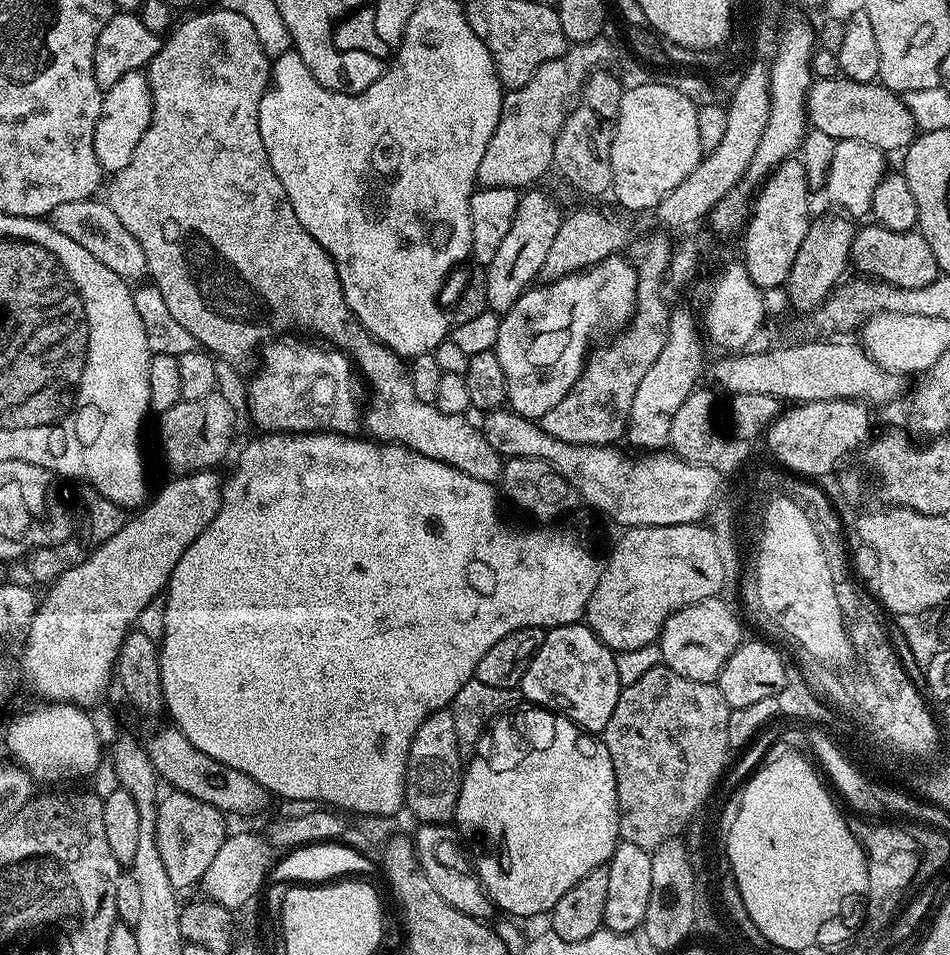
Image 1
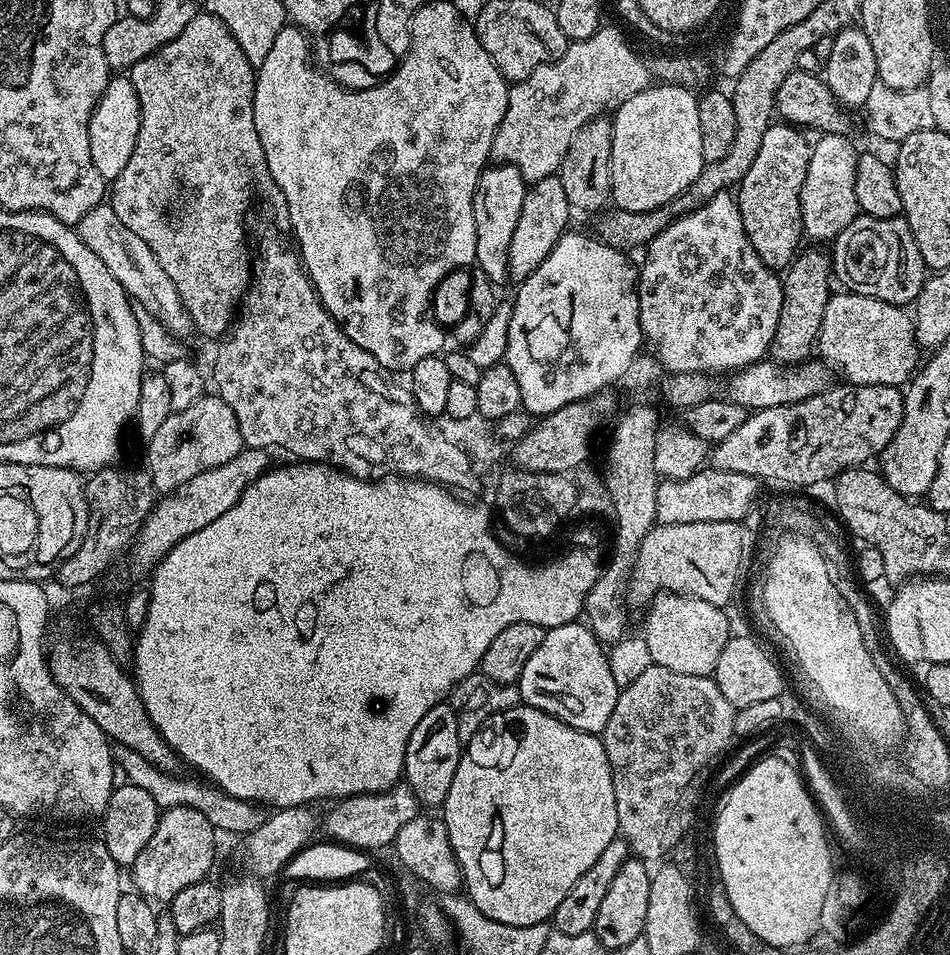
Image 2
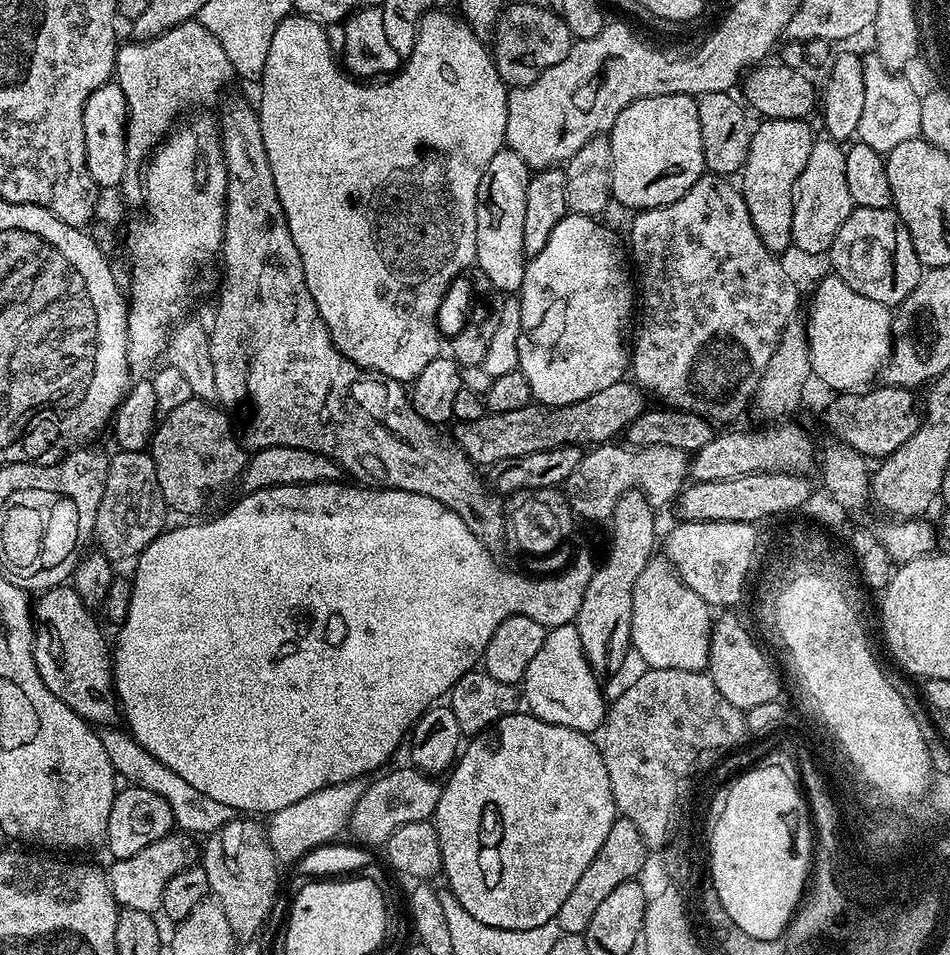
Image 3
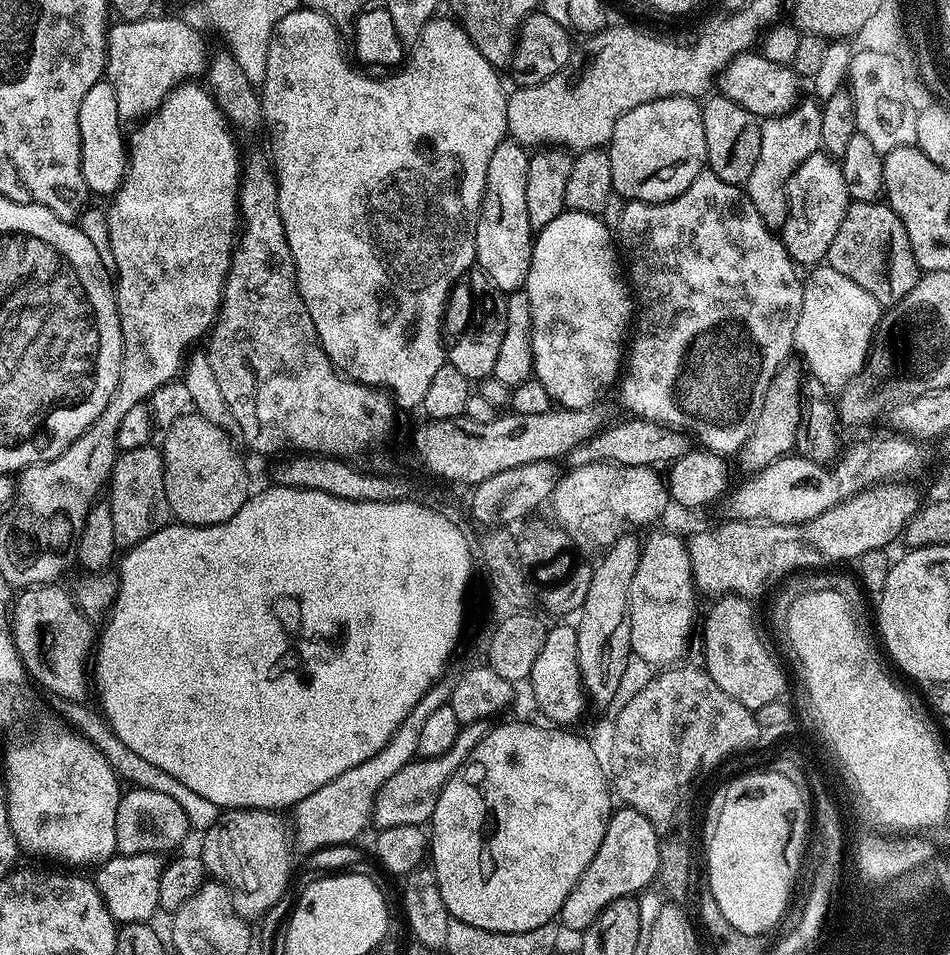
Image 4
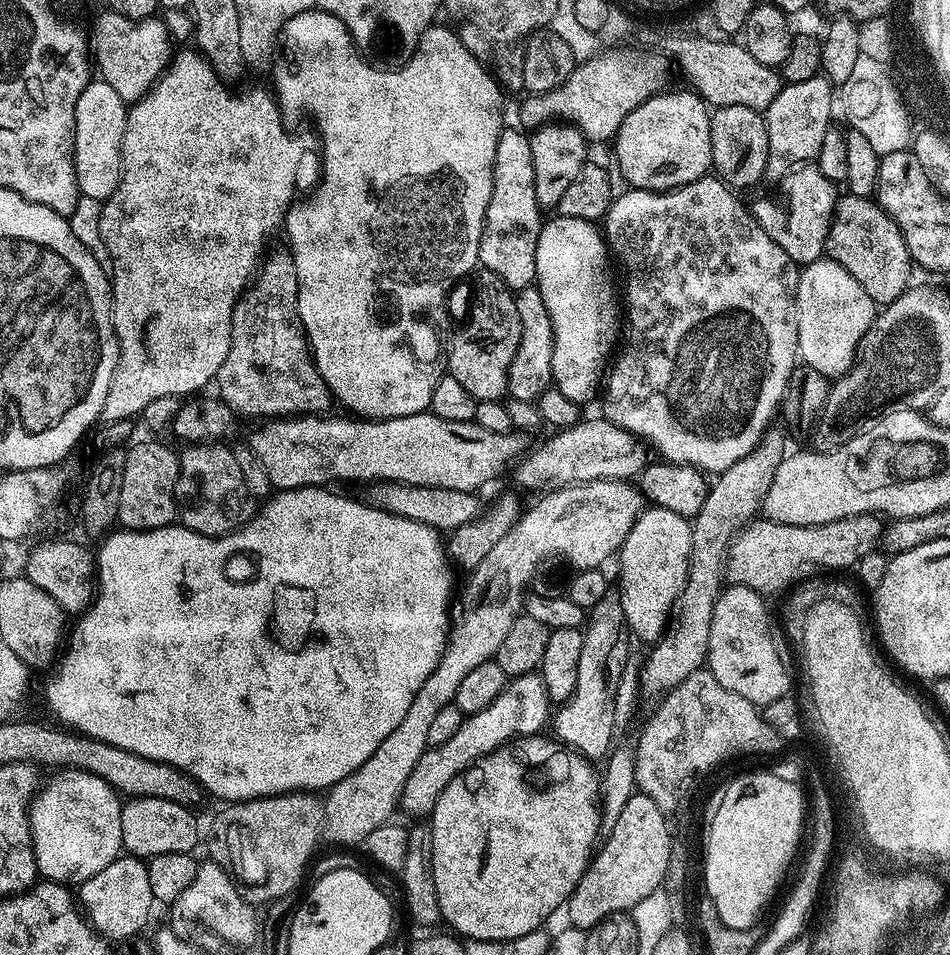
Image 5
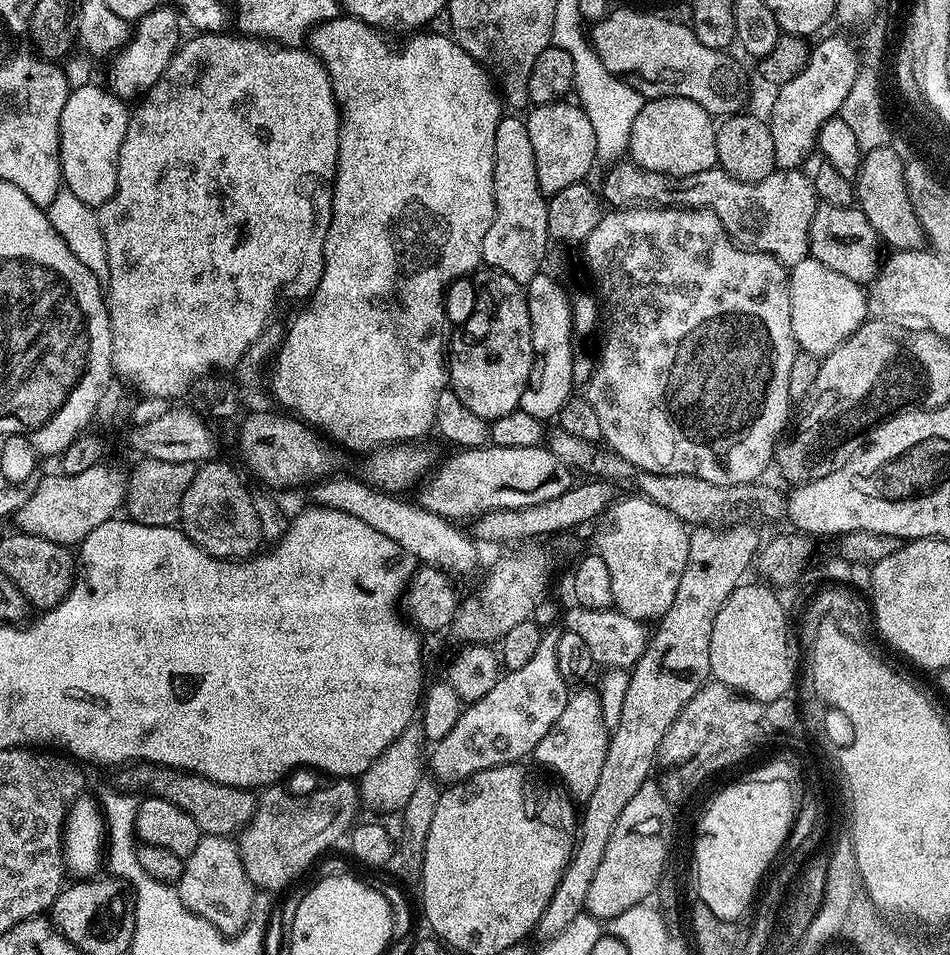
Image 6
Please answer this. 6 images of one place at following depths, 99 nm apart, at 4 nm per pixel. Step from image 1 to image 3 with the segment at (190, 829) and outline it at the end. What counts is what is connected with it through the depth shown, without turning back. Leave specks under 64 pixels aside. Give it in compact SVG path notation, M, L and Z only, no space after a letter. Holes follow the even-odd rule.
M169 834L158 838L158 842L150 842L146 850L138 850L125 860L117 860L107 869L110 890L114 894L117 905L120 908L130 910L146 910L155 913L160 908L162 894L166 890L166 884L170 878L182 870L193 867L198 860L198 844L191 835ZM178 835L178 836L176 836Z

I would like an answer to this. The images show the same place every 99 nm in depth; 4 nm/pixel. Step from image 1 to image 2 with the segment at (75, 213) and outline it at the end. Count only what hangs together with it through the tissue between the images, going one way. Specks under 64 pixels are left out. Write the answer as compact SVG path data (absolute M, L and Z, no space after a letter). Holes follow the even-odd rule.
M109 203L100 204L90 213L83 215L76 229L82 242L101 258L106 270L117 278L129 299L142 304L178 338L184 340L187 339L186 336L193 335L195 324L189 318L189 312L184 308L178 290L174 289L174 282L170 281L162 266L159 266L157 256L150 246L142 241L134 230L123 225L121 218L115 214Z

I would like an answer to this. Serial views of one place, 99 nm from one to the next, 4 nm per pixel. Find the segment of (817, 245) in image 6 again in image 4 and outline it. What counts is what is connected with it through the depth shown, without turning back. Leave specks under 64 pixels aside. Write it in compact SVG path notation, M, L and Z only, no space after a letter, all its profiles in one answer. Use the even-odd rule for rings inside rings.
M857 200L849 203L846 218L842 218L842 226L838 226L834 242L830 242L826 264L838 270L838 274L846 274L846 278L858 282L866 294L874 294L882 306L897 304L903 296L910 294L922 275L906 226L902 226L898 214L884 202Z

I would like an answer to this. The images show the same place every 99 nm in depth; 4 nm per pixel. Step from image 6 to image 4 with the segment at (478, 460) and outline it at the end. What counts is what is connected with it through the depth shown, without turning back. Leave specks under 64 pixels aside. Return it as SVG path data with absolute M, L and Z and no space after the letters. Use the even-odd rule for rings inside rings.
M624 418L621 424L601 427L599 431L588 437L583 443L577 444L567 453L567 463L572 466L579 464L621 464L622 466L642 466L656 468L673 464L682 454L690 451L689 439L683 433L674 432L654 424L649 420Z

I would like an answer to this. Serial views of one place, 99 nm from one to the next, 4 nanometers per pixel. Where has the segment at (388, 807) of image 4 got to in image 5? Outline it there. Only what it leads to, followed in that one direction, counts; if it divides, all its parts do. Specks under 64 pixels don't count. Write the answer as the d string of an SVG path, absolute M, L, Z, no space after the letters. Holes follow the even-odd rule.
M528 672L525 676L509 679L505 683L502 694L498 694L498 698L494 698L494 702L490 702L490 706L486 706L484 710L465 715L462 726L458 726L457 732L448 741L431 745L424 751L422 758L418 758L418 766L414 766L414 774L410 774L410 778L406 780L402 808L416 814L415 817L418 818L431 814L442 794L442 790L446 790L446 786L450 786L450 782L454 782L454 778L458 778L463 774L470 765L476 763L483 756L488 756L494 750L498 750L503 744L519 740L522 736L537 735L543 729L540 727L543 724L545 727L549 723L550 708L548 712L548 707L550 707L548 691L543 678L536 672Z

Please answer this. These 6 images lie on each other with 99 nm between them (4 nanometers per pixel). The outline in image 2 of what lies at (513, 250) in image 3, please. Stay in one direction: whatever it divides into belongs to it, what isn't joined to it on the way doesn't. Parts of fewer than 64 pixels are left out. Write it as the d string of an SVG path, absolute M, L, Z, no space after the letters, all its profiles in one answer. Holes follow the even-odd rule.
M499 162L489 163L478 178L478 186L474 190L474 264L480 267L486 279L496 284L509 279L510 242L514 239L518 217L522 215L522 202L526 202L529 187L529 181L522 178L518 166Z

